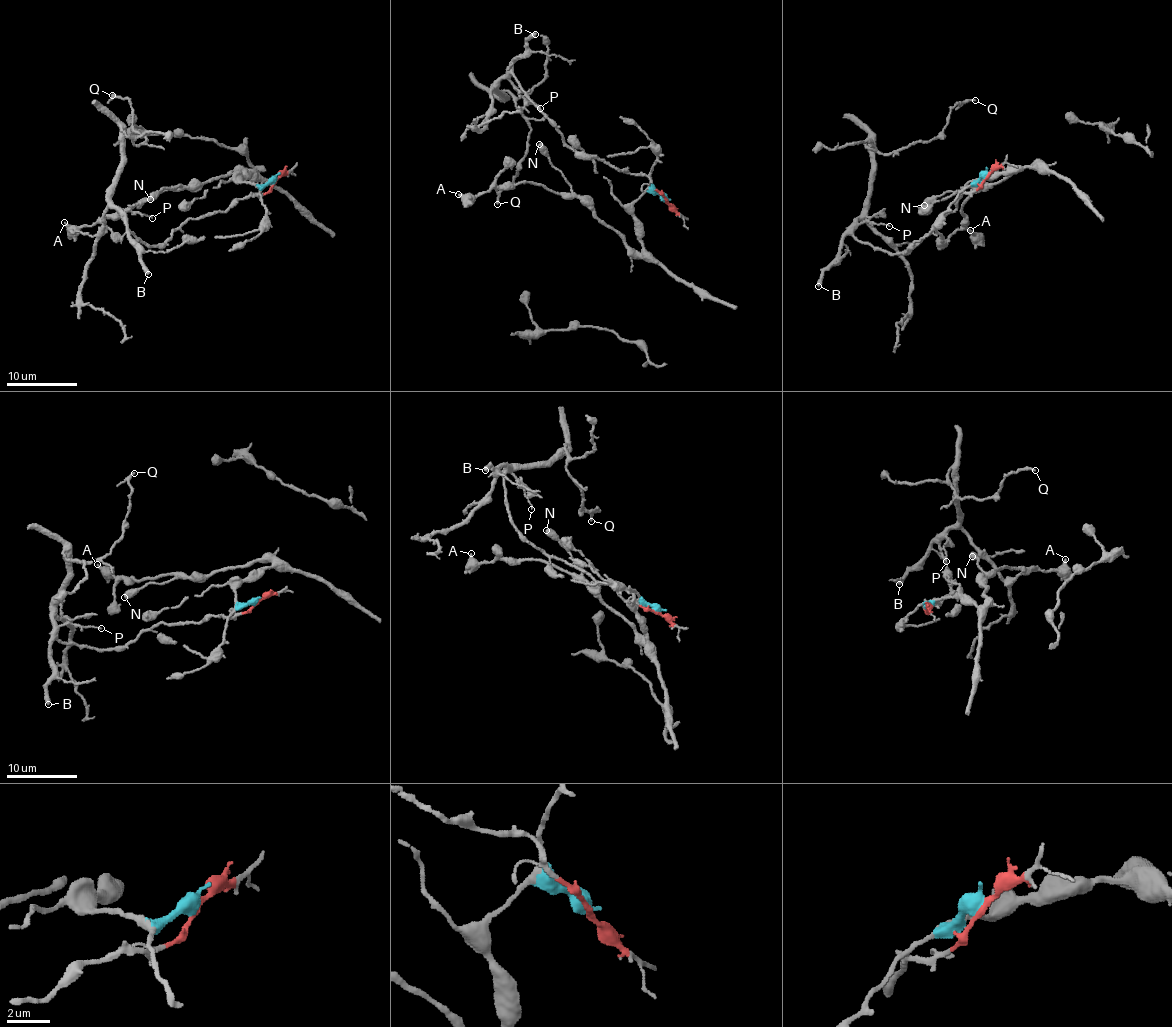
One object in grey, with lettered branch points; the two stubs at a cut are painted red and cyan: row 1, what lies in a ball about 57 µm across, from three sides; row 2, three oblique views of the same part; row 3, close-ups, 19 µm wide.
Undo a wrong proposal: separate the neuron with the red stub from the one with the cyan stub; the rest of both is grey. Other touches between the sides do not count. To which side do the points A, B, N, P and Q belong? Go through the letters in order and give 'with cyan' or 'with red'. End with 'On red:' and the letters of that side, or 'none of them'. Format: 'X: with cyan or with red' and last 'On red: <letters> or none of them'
A: with cyan
B: with red
N: with cyan
P: with red
Q: with red
On red: B, P, Q

